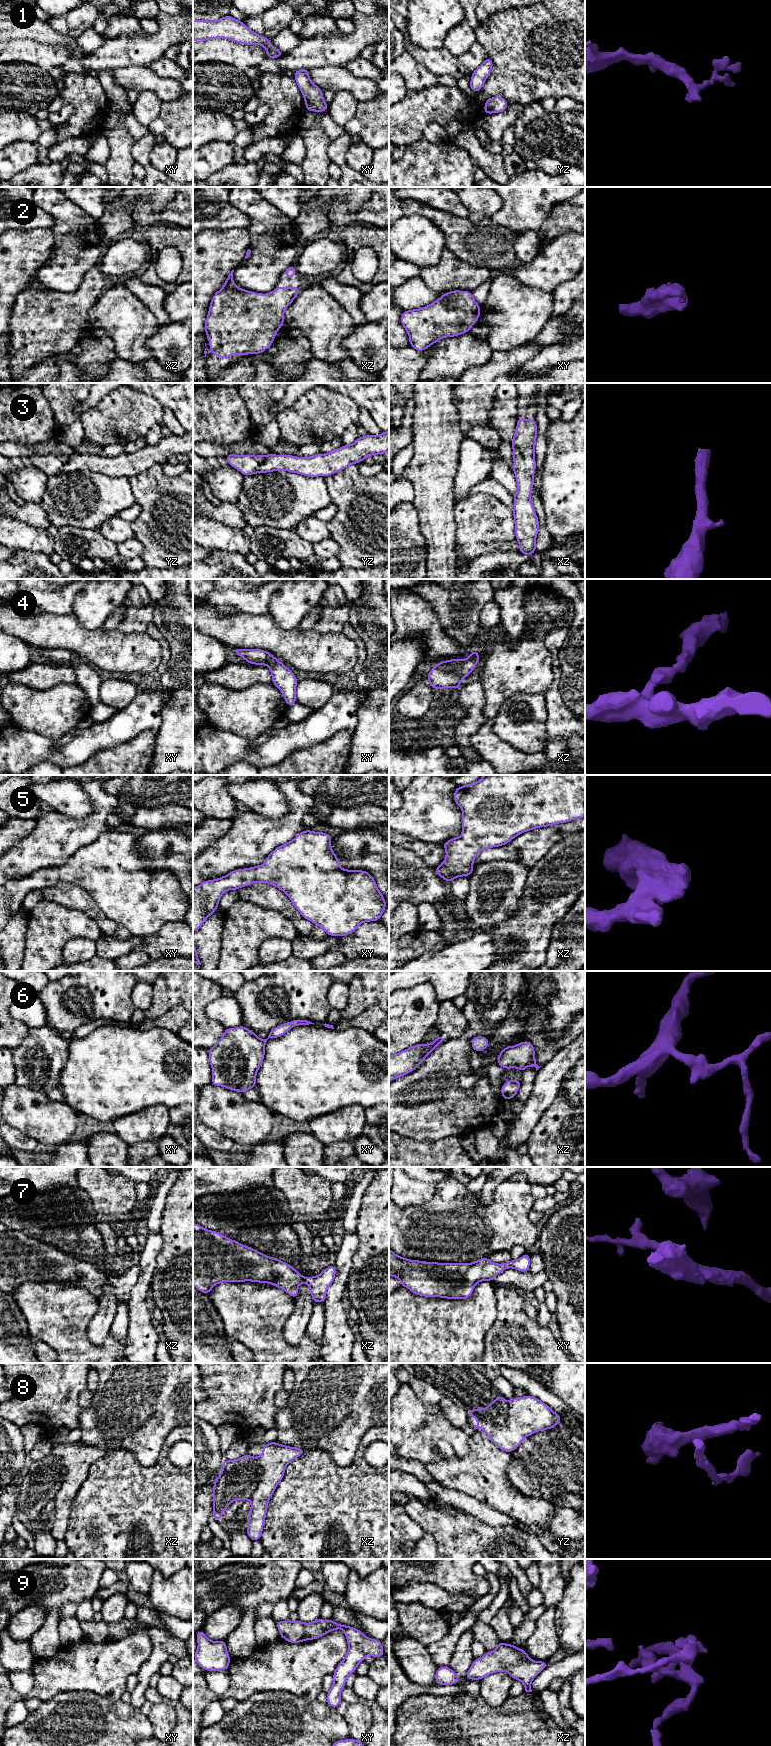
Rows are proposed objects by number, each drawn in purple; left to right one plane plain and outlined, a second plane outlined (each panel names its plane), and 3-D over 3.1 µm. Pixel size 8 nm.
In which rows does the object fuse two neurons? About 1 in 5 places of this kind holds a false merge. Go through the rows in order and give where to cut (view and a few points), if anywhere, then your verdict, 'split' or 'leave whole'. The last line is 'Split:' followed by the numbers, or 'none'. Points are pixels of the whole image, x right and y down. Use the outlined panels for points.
1: no cut; leave whole
2: no cut; leave whole
3: no cut; leave whole
4: no cut; leave whole
5: no cut; leave whole
6: no cut; leave whole
7: no cut; leave whole
8: cut in yz along (508, 1400), (506, 1419), (502, 1423), (485, 1421), (469, 1409); split
9: no cut; leave whole
Split: 8

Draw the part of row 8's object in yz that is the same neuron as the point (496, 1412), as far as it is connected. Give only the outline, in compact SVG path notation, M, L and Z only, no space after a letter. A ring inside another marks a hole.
M497 1396L488 1407L470 1410L485 1421L493 1422L494 1424L504 1424L508 1411L508 1400L505 1401L504 1396Z

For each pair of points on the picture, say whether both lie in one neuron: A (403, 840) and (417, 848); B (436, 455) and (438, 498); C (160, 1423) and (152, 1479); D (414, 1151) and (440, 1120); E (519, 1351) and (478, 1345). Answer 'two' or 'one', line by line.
A: one
B: one
C: two
D: two
E: two

